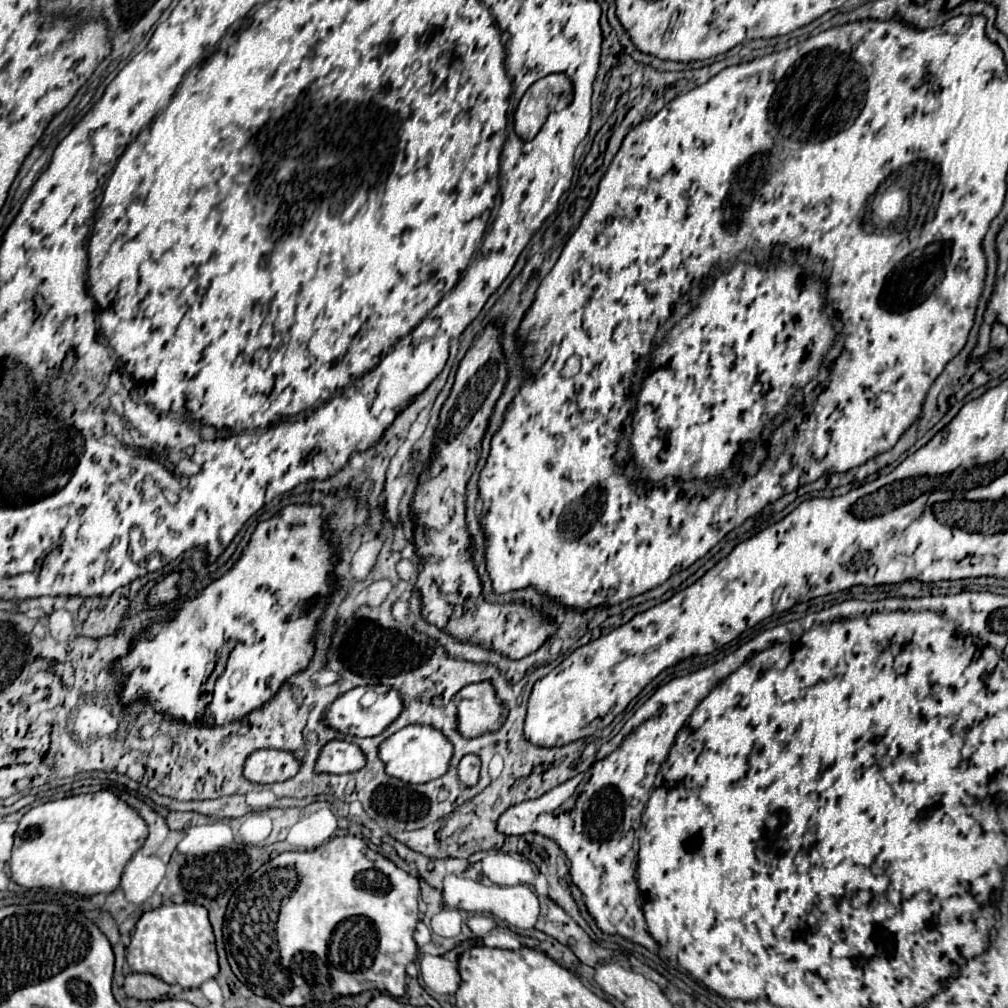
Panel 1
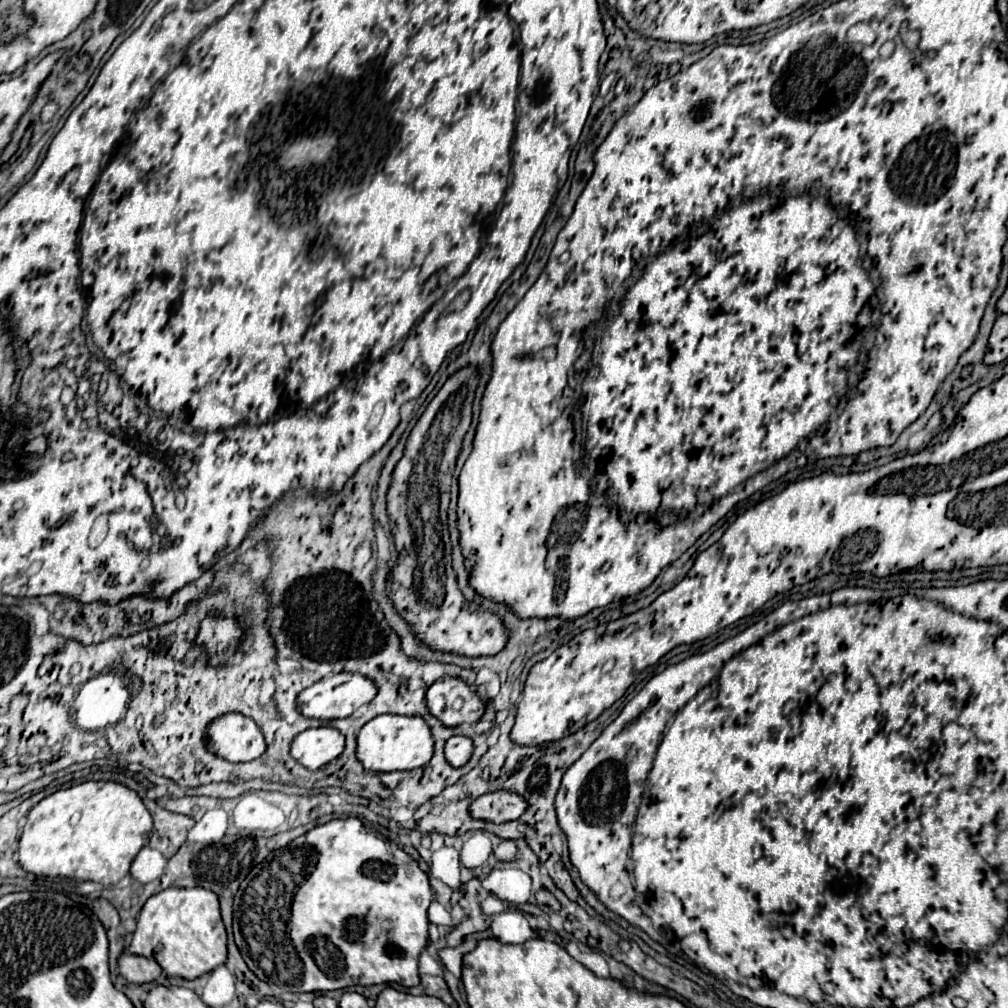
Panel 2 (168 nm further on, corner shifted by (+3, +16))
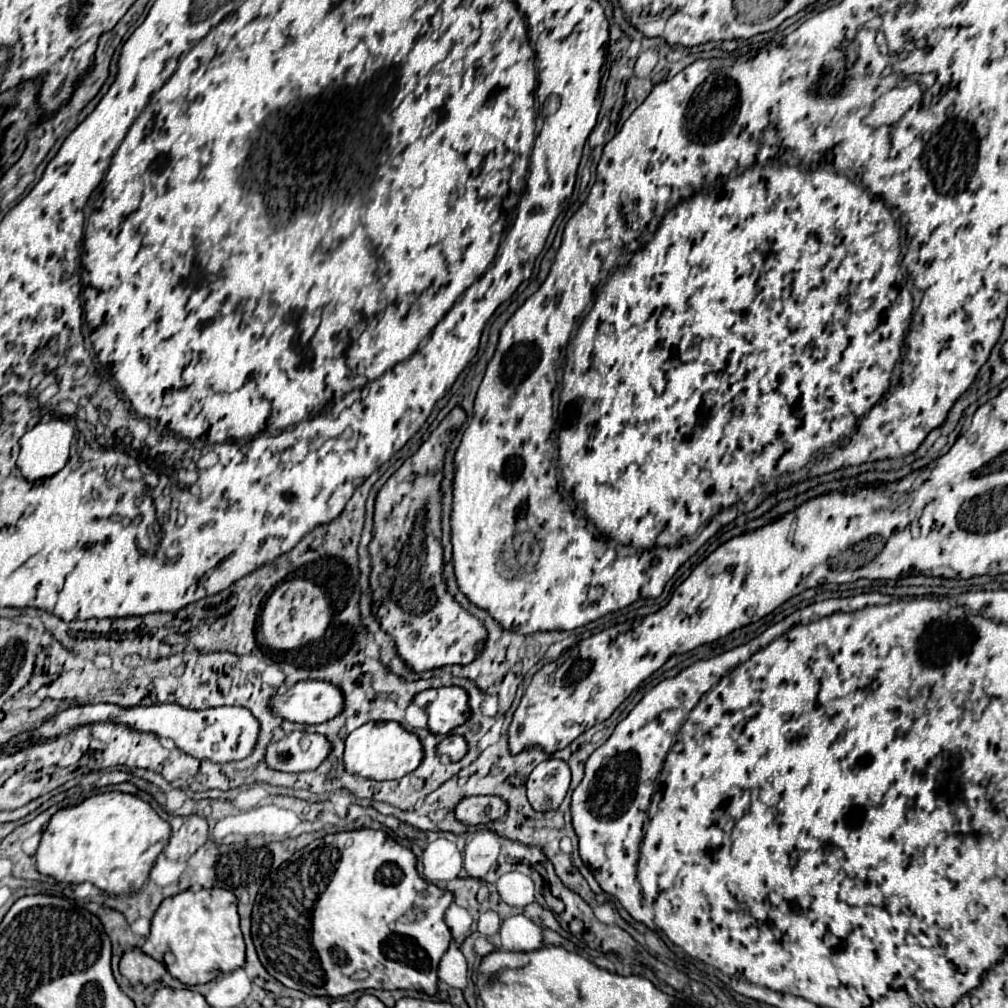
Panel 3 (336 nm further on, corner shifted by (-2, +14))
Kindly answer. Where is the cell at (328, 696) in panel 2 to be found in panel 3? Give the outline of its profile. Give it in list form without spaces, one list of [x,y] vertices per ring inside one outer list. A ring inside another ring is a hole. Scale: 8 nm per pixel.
[[[305,680],[277,694],[271,704],[273,710],[289,722],[323,724],[345,710],[345,696],[341,688],[331,682]]]

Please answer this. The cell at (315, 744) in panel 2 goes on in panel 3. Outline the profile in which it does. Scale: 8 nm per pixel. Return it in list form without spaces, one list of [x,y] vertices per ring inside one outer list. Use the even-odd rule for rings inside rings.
[[[291,732],[267,746],[269,768],[283,772],[315,770],[331,754],[331,742],[323,734]]]

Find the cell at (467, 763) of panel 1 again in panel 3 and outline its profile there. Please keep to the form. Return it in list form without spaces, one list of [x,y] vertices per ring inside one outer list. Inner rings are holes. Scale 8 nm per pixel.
[[[449,734],[445,740],[441,740],[441,744],[437,746],[439,752],[447,754],[453,762],[459,762],[465,754],[467,754],[467,740],[463,736],[457,736],[457,734]]]

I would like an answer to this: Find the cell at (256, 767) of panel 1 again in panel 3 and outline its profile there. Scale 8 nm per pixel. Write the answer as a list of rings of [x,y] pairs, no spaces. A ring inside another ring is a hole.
[[[91,704],[91,706],[75,706],[53,720],[49,720],[43,728],[39,728],[35,734],[51,738],[61,734],[67,726],[81,726],[81,724],[91,724],[99,720],[115,720],[129,724],[135,730],[143,732],[155,732],[159,738],[173,738],[175,744],[195,756],[195,758],[205,758],[211,762],[233,762],[233,760],[243,760],[247,758],[259,736],[259,720],[245,708],[241,706],[219,706],[219,708],[207,708],[207,710],[181,710],[179,706],[173,704],[153,704],[145,708],[119,708],[115,704]]]

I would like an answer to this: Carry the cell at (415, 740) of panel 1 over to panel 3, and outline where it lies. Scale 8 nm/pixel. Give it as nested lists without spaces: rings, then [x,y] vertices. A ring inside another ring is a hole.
[[[367,722],[345,740],[345,770],[371,780],[395,780],[411,774],[423,762],[425,750],[417,734],[407,732],[399,722]]]

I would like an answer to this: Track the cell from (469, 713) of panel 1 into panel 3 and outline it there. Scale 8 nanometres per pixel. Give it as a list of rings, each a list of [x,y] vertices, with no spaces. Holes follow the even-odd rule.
[[[443,686],[423,690],[413,700],[429,714],[429,730],[435,734],[449,734],[453,728],[469,720],[469,696],[459,686]]]

